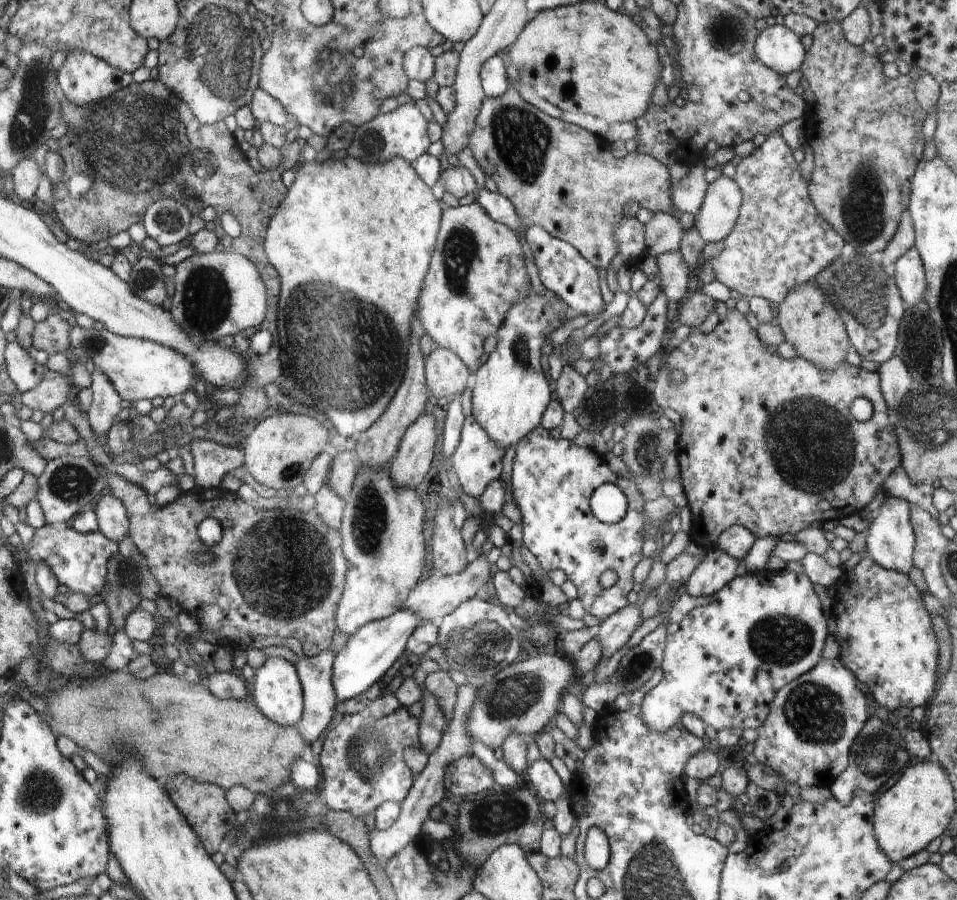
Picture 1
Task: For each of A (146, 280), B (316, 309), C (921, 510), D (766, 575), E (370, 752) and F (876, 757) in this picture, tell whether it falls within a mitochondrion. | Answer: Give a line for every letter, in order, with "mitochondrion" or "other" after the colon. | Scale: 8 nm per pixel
A: mitochondrion
B: mitochondrion
C: other
D: other
E: mitochondrion
F: mitochondrion

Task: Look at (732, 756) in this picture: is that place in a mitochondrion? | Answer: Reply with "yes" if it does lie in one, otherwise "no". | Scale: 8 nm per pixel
no

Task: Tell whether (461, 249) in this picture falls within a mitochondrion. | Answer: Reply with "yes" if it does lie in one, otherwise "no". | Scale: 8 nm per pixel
yes

